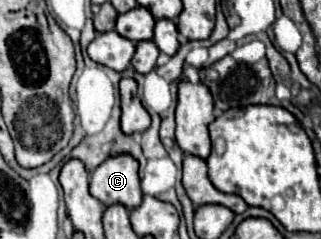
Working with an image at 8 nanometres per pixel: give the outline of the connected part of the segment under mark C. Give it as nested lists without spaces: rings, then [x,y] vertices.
[[[118,155],[118,159],[106,159],[94,175],[90,175],[90,193],[106,207],[120,203],[128,211],[142,203],[142,191],[138,187],[138,163],[130,155]]]

